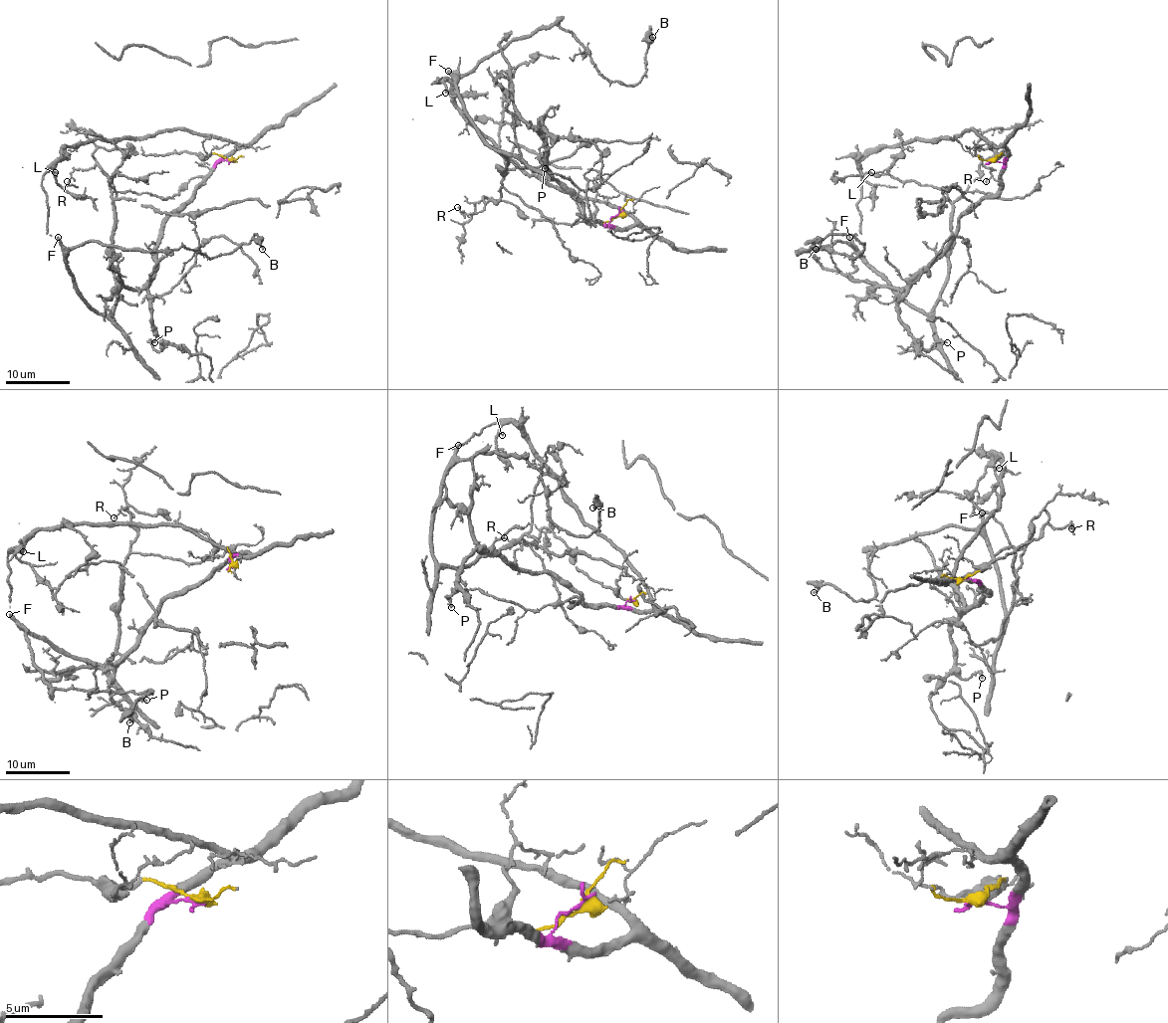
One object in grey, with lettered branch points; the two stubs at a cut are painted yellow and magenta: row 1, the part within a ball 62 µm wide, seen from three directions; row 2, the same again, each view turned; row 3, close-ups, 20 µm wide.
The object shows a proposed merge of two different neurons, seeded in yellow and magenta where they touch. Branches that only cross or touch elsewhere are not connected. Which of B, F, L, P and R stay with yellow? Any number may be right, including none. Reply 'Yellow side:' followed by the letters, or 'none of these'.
Yellow side: B, F, R

